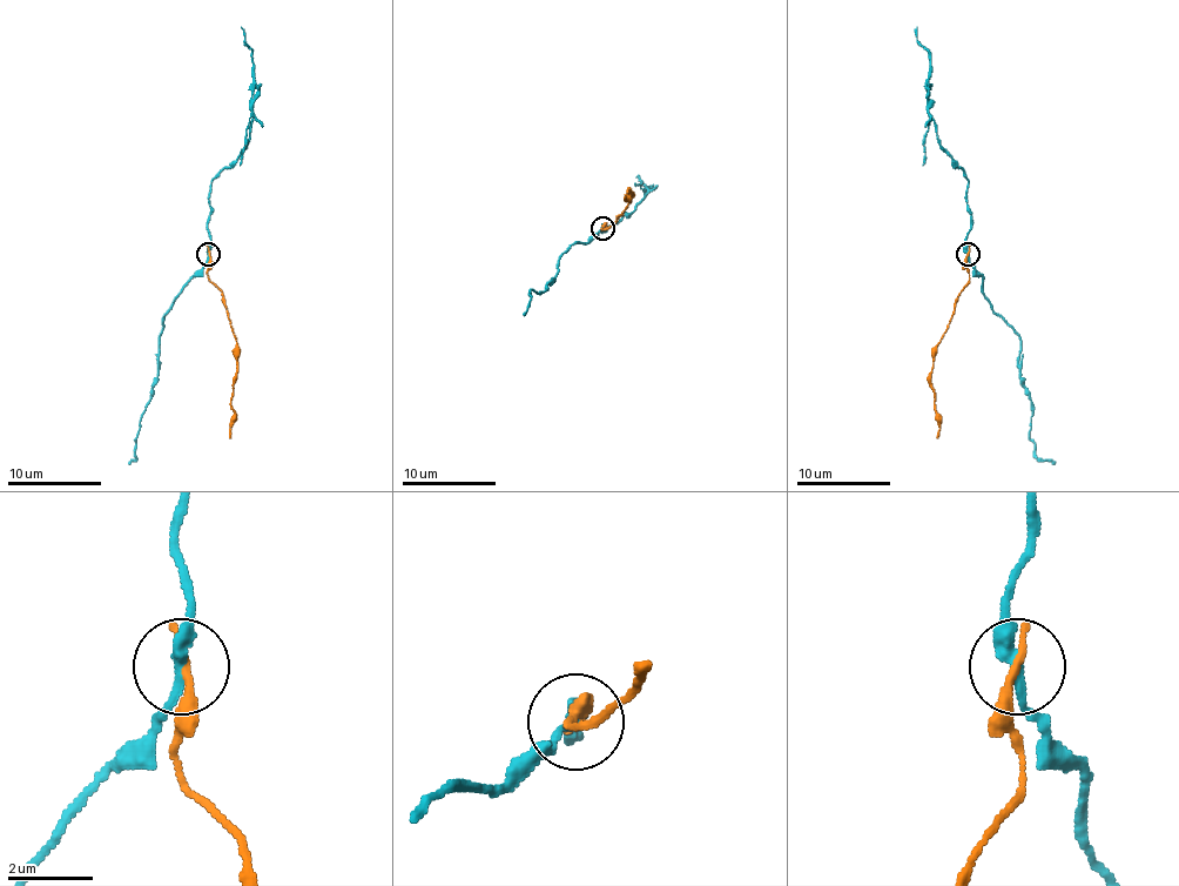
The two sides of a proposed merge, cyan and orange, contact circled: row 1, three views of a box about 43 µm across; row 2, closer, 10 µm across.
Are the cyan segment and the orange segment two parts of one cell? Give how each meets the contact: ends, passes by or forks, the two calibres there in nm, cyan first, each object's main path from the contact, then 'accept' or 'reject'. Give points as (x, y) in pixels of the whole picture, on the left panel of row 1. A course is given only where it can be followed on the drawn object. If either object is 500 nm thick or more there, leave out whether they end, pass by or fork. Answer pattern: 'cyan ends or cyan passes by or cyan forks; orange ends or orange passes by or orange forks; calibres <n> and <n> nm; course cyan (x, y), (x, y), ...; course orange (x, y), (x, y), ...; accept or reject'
cyan passes by; orange ends; calibres 280 and 240 nm; course cyan (208, 254), (206, 263), (163, 317), (159, 339), (159, 376), (128, 464); course orange (208, 254), (208, 280), (222, 294), (236, 339), (229, 438); reject

